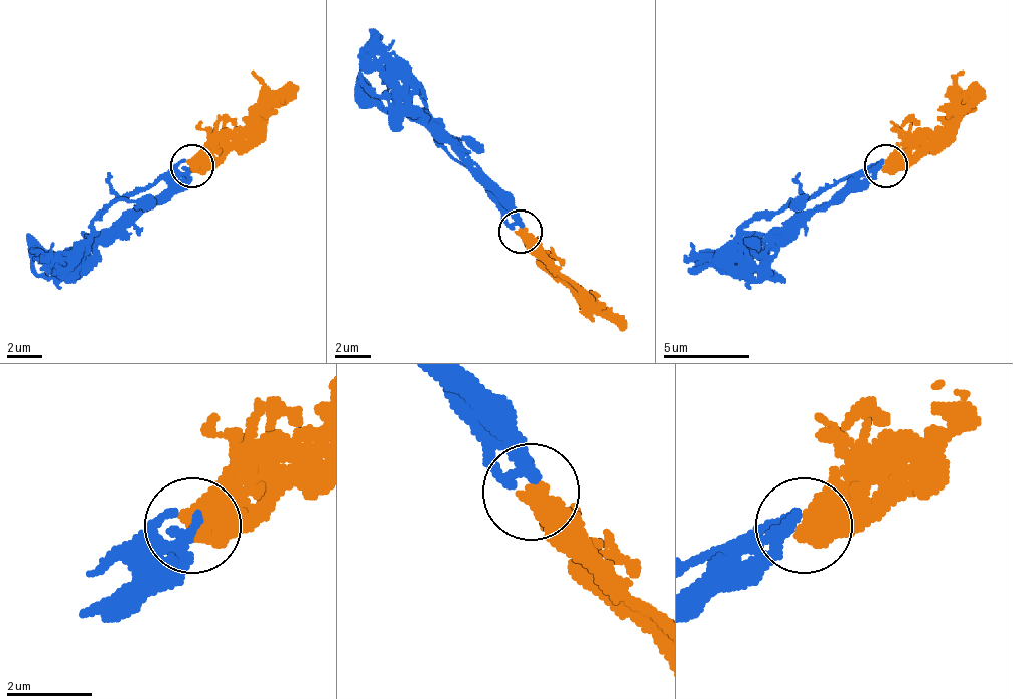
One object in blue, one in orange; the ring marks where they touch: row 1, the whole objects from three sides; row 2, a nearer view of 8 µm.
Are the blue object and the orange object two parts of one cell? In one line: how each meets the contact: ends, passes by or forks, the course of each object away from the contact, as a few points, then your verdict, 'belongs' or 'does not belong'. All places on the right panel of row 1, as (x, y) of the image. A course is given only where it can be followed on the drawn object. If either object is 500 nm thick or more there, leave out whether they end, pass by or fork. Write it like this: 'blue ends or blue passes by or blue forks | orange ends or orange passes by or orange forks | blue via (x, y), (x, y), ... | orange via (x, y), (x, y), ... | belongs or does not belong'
blue via (882, 167), (804, 197), (739, 232), (713, 258), (683, 262) | orange via (886, 167), (903, 167), (982, 85) | belongs

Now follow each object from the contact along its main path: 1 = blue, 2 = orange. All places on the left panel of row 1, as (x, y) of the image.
1: (193, 167), (119, 197), (94, 232), (67, 258), (41, 262)
2: (193, 167), (210, 167), (297, 85)

